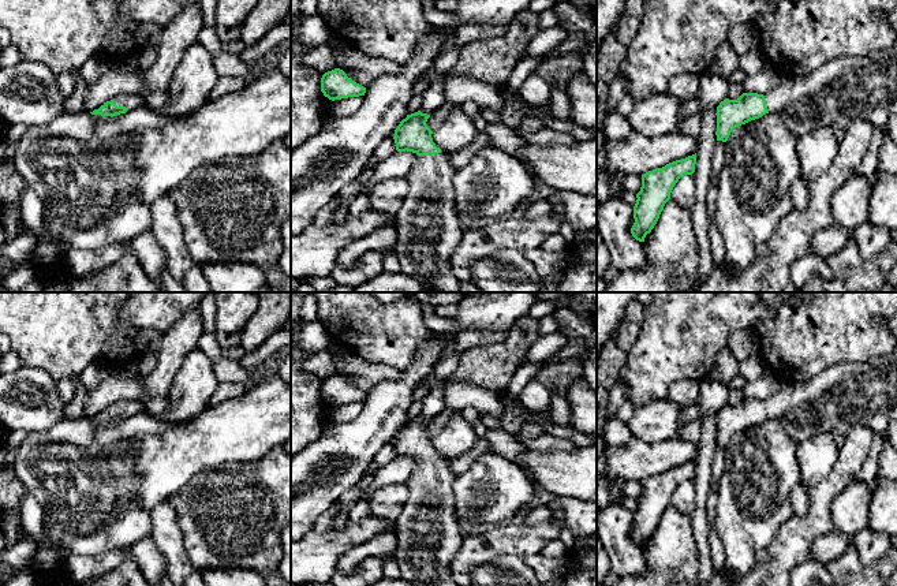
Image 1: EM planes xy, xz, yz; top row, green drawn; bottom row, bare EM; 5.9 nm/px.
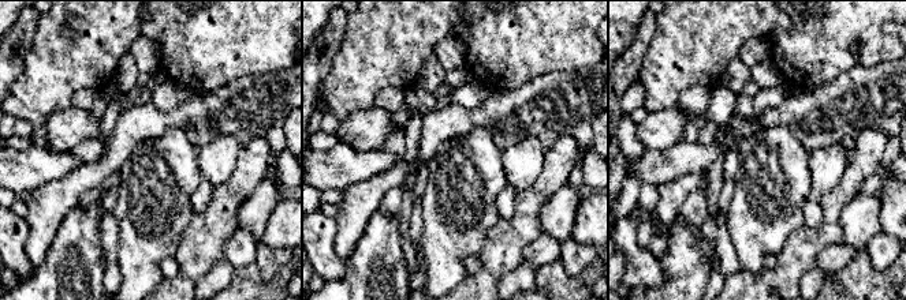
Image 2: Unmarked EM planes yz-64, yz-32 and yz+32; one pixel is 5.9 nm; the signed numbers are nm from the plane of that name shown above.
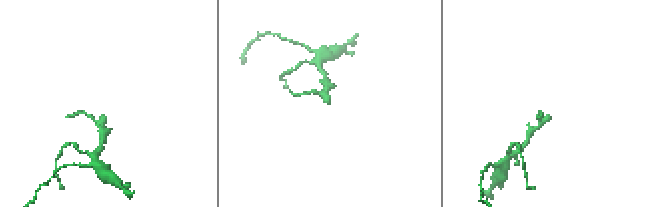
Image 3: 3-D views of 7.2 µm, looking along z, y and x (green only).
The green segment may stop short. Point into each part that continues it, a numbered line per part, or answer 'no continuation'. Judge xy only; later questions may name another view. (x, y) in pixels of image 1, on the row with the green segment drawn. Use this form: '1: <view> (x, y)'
1: xy (131, 101)

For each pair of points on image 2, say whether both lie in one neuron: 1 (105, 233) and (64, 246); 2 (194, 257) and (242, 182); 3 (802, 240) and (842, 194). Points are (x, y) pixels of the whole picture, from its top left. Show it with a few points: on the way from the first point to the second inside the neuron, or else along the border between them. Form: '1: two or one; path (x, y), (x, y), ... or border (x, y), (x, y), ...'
1: two; border (100, 218), (100, 244), (103, 248)
2: one; path (204, 237), (220, 220), (224, 201)
3: one; path (816, 236), (831, 221), (832, 207)

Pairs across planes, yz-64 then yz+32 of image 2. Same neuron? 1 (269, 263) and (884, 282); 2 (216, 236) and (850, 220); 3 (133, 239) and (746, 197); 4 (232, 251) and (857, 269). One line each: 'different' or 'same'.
1: different
2: different
3: same
4: different

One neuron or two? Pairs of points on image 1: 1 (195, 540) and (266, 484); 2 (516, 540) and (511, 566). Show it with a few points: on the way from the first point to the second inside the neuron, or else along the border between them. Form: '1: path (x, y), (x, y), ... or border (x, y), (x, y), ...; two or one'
1: path (213, 537), (249, 501); one
2: border (523, 559), (503, 556), (481, 564); two

